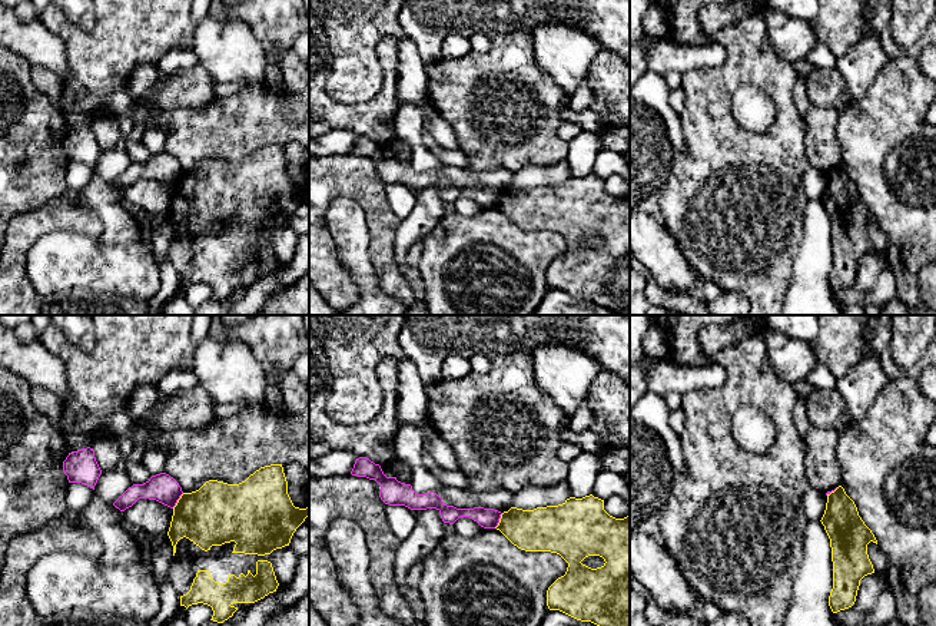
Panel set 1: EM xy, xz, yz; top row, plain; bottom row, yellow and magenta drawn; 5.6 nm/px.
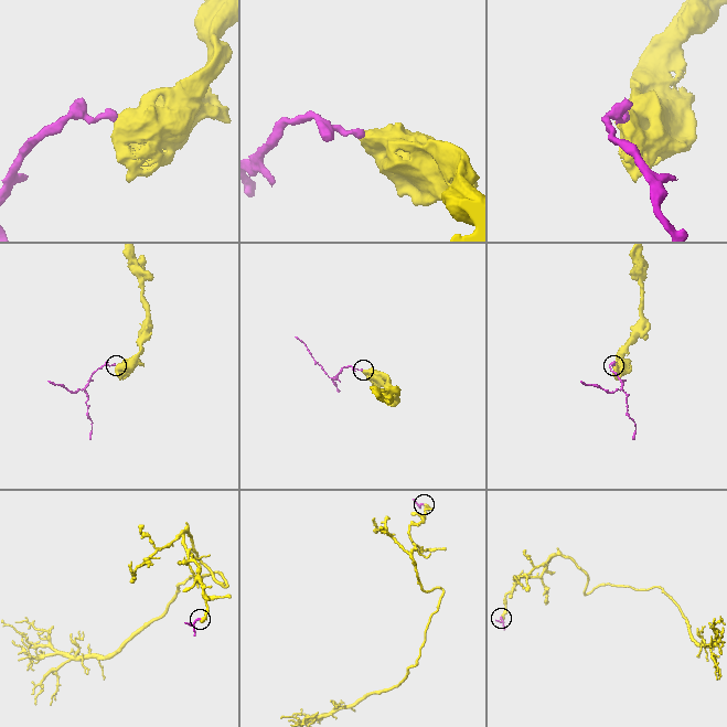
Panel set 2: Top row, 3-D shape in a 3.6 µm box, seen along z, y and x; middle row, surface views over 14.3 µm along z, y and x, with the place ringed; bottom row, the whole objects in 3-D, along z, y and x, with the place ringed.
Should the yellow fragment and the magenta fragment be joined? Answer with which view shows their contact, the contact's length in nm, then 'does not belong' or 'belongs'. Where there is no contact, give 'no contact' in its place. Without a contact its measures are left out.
xy | 110 nm | does not belong

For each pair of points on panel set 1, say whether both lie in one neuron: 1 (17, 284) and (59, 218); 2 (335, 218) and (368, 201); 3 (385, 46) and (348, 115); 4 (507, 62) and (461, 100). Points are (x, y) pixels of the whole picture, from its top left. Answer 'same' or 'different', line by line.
1: same
2: different
3: same
4: same

